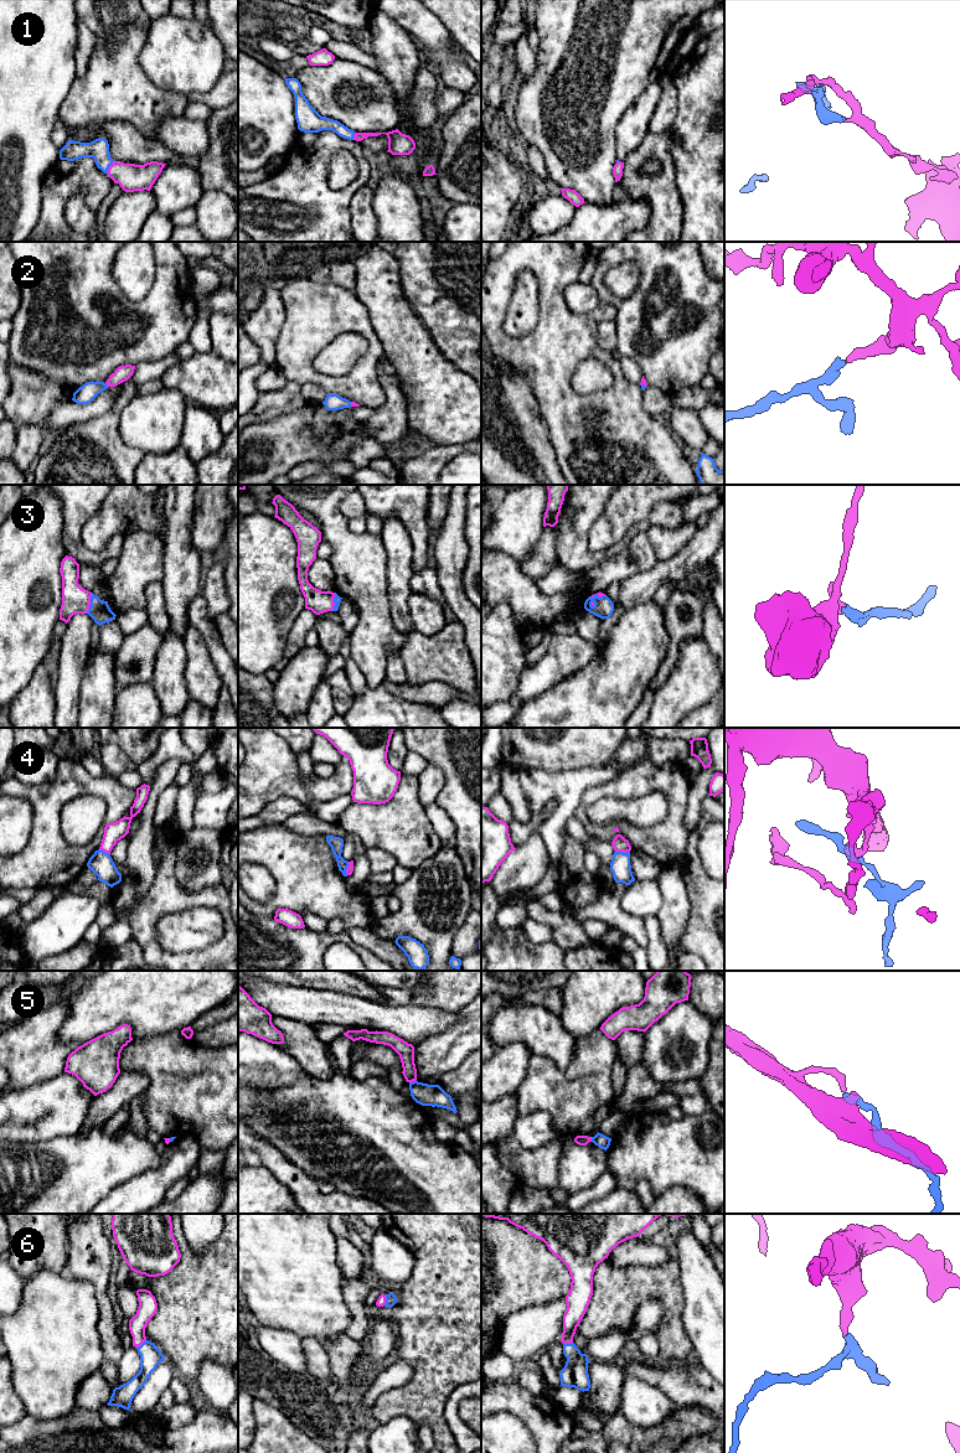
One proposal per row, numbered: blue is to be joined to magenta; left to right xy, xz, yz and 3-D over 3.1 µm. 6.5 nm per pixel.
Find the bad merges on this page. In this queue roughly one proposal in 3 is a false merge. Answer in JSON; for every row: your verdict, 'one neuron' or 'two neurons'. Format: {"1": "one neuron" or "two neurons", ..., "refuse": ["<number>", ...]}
{"1": "one neuron", "2": "one neuron", "3": "one neuron", "4": "two neurons", "5": "two neurons", "6": "one neuron", "refuse": ["4", "5"]}

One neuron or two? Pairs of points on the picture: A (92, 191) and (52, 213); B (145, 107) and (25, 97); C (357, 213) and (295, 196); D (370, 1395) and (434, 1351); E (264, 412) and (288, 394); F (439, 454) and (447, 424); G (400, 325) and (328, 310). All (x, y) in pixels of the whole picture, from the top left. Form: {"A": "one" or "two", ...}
{"A": "one", "B": "two", "C": "two", "D": "two", "E": "one", "F": "two", "G": "two"}

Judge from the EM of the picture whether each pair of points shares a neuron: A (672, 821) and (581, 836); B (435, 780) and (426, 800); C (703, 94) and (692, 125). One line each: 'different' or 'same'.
A: different
B: same
C: same

